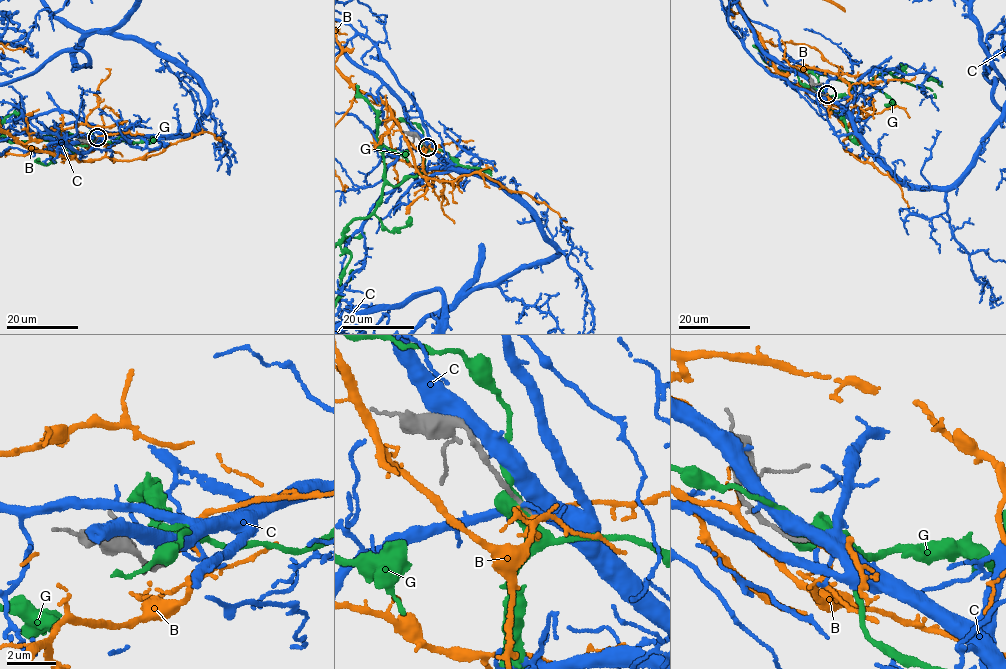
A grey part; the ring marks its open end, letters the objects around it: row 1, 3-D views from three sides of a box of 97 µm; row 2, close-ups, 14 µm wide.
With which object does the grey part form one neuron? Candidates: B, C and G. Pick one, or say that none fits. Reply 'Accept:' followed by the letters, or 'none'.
Accept: none

